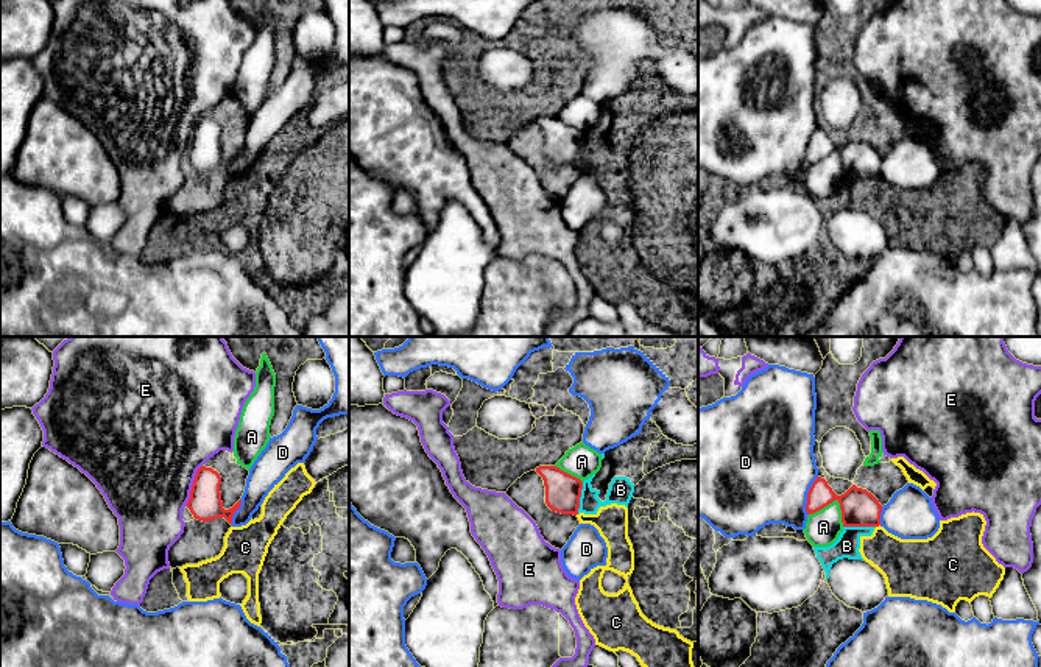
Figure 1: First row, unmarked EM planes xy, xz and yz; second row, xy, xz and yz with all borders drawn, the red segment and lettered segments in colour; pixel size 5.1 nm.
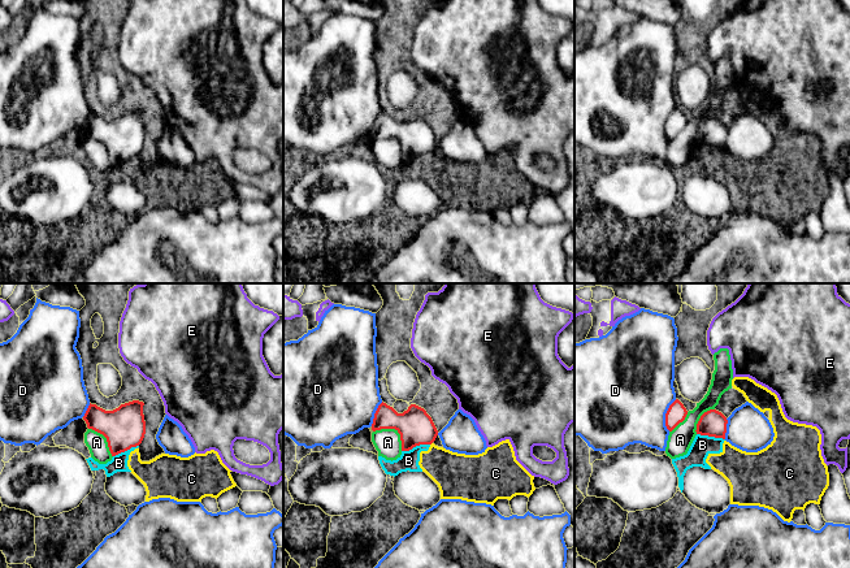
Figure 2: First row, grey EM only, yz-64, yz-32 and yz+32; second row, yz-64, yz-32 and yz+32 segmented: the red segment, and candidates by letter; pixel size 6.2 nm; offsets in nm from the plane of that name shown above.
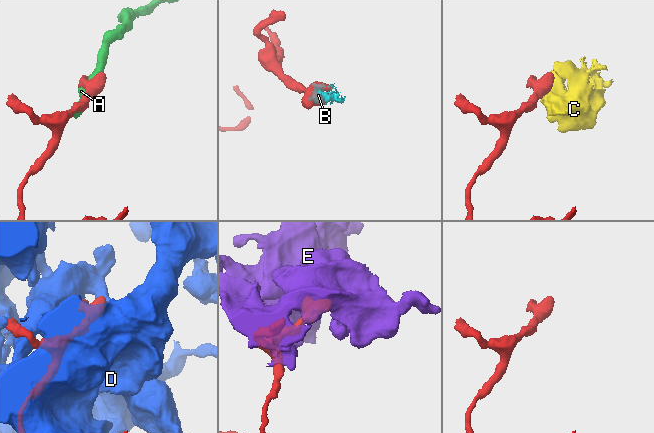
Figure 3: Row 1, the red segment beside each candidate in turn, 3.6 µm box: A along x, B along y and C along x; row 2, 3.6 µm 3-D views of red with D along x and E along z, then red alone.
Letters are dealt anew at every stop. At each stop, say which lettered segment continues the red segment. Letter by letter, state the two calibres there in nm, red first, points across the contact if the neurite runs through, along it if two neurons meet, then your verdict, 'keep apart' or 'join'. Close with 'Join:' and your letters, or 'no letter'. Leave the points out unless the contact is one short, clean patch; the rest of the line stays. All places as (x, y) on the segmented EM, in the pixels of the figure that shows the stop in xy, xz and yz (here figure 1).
A: 190/180 nm | keep apart
B: 190/130 nm | keep apart
C: 190/260 nm | along yz (879, 524), (876, 527) | keep apart
D: 160/480 nm | keep apart
E: 170/500 nm | keep apart
Join: no letter

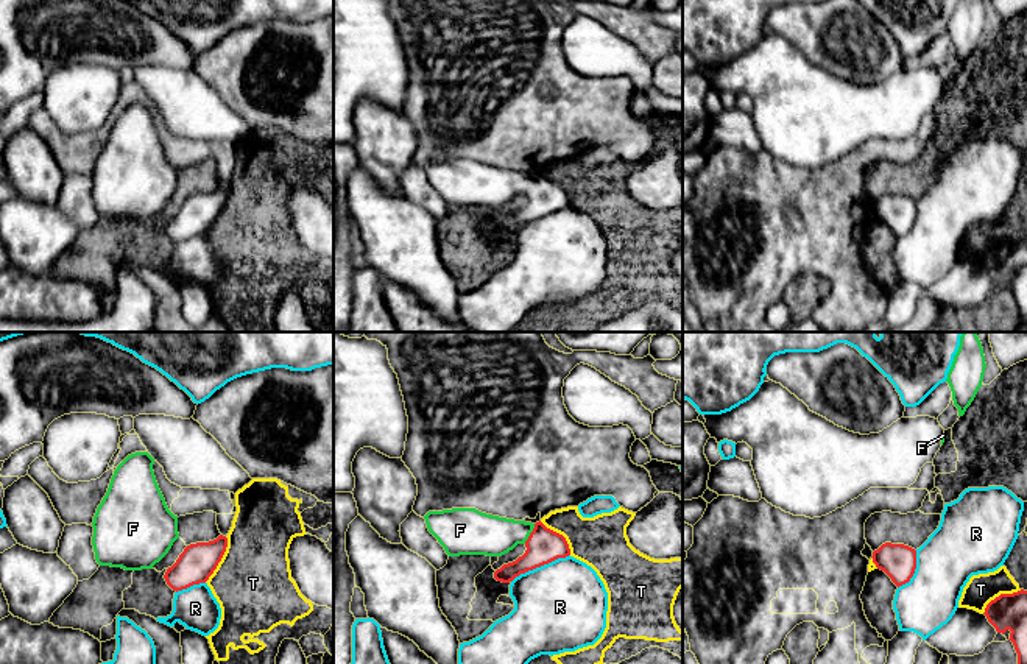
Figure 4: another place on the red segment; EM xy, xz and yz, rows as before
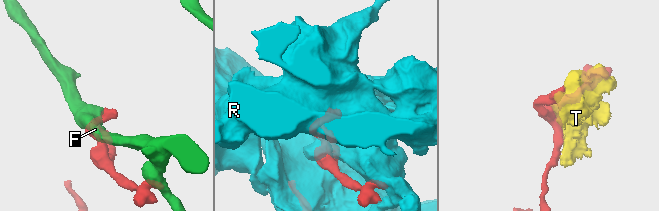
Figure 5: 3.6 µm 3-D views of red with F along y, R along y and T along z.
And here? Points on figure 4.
F: 180/220 nm | across xz (544, 546), (530, 533), (482, 533) | join
R: 180/460 nm | keep apart
T: 190/400 nm | keep apart
Join: F

